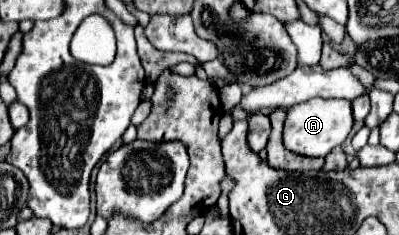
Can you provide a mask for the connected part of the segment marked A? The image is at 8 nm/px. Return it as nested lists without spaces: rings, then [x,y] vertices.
[[[313,98],[309,102],[301,102],[287,108],[285,128],[283,128],[283,146],[287,146],[287,150],[291,150],[293,154],[325,158],[333,148],[343,144],[343,140],[351,132],[351,126],[353,126],[351,102]]]

